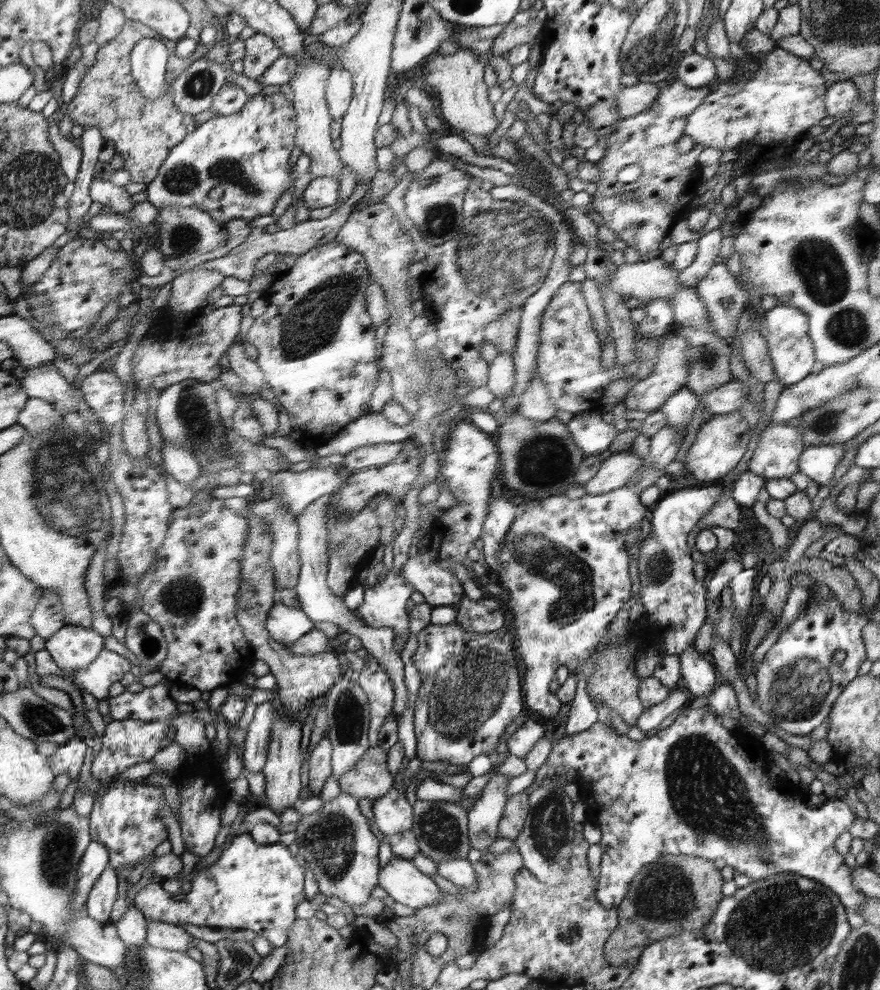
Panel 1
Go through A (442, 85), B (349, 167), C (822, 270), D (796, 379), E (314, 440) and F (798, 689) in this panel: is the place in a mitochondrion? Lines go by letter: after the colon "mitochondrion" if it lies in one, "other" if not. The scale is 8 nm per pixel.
A: other
B: other
C: mitochondrion
D: other
E: other
F: mitochondrion

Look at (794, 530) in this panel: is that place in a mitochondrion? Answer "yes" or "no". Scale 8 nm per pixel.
no

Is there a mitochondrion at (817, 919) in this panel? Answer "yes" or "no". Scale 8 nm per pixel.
yes

